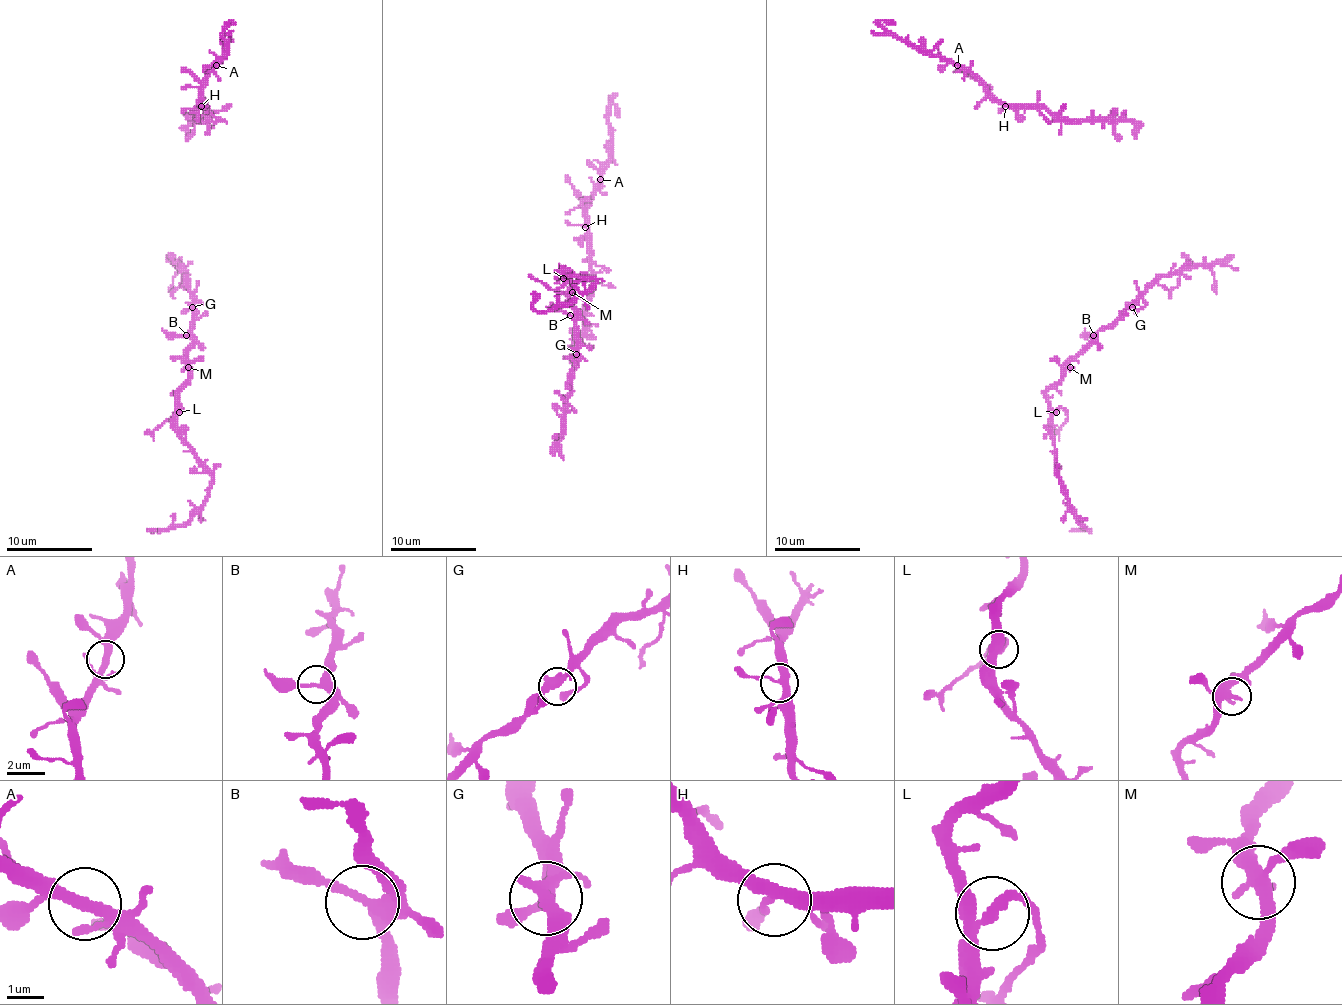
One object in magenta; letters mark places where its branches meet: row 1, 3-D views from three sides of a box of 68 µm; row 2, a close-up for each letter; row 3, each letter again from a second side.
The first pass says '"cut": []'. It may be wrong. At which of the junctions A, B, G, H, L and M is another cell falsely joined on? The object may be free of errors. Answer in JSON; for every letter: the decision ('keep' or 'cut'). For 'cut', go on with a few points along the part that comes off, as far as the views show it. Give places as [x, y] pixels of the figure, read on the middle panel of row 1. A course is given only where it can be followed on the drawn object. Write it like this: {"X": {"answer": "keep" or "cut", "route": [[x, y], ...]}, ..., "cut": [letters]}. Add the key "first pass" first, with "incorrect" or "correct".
{"first pass": "incorrect", "A": {"answer": "keep"}, "B": {"answer": "keep"}, "G": {"answer": "keep"}, "H": {"answer": "keep"}, "L": {"answer": "cut", "route": [[563, 279], [563, 283], [550, 289], [529, 274]]}, "M": {"answer": "keep"}, "cut": ["L"]}

